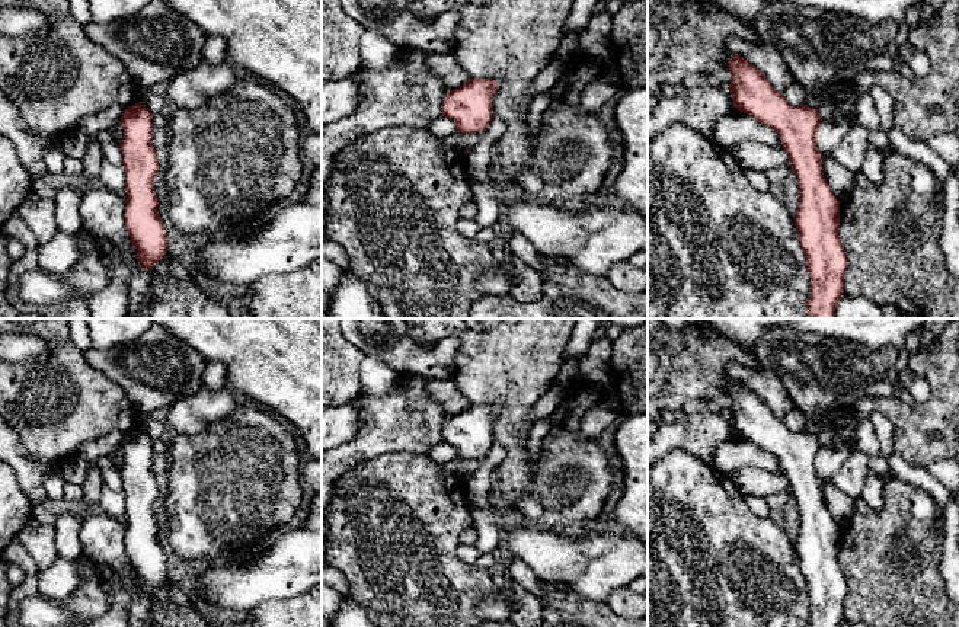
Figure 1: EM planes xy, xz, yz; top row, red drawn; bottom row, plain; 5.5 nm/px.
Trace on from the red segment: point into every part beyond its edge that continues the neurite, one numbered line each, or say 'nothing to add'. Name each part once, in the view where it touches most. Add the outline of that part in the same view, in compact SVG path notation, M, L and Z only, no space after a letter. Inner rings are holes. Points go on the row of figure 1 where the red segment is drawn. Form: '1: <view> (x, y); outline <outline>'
nothing to add

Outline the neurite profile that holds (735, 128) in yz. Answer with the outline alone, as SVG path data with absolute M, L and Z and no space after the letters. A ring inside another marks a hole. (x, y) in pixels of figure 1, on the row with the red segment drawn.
M735 112L717 119L713 141L729 151L745 141L783 147L779 134L773 128L744 112Z

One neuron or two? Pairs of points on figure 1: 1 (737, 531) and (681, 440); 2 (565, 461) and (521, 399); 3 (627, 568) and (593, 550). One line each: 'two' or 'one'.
1: two
2: two
3: one

